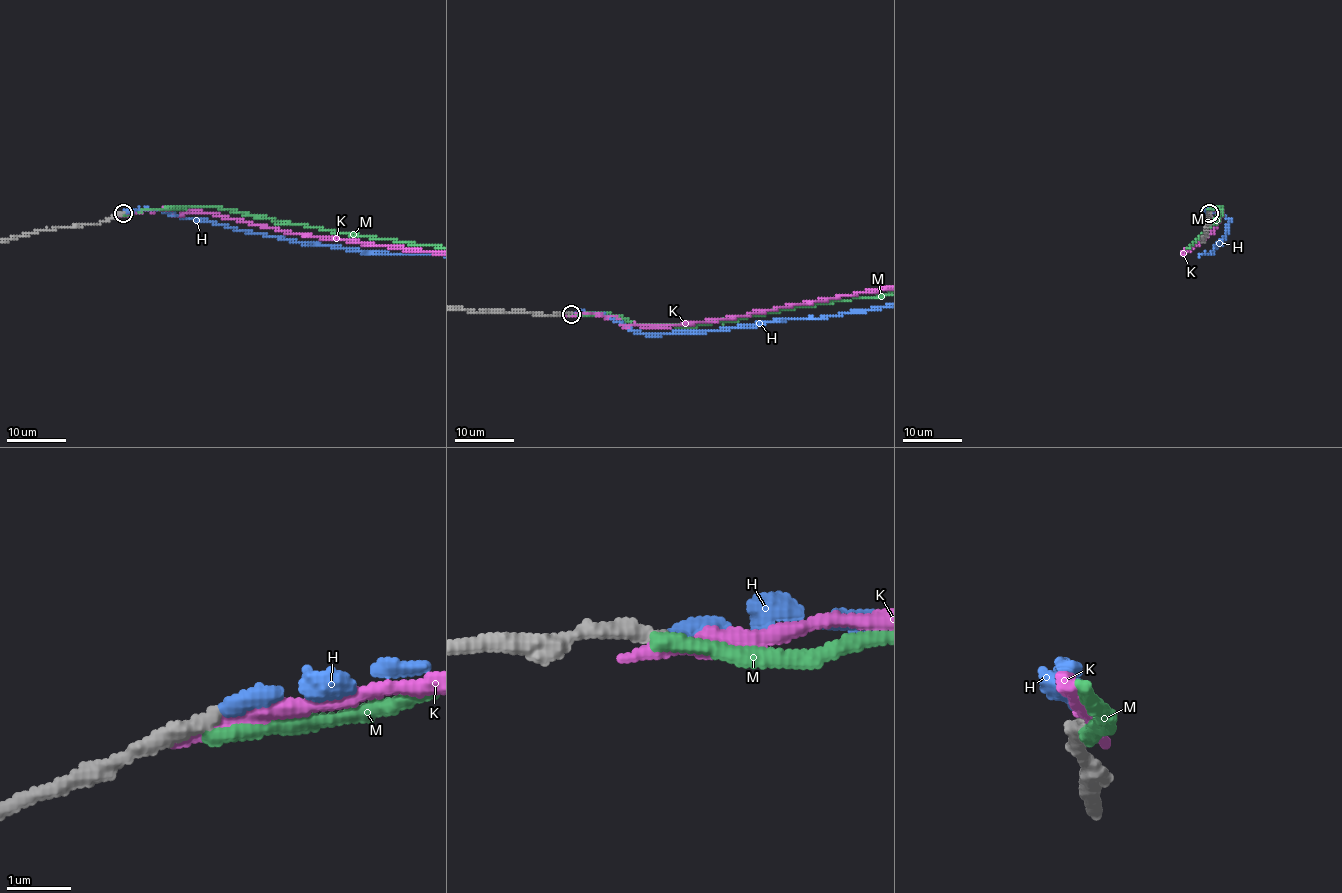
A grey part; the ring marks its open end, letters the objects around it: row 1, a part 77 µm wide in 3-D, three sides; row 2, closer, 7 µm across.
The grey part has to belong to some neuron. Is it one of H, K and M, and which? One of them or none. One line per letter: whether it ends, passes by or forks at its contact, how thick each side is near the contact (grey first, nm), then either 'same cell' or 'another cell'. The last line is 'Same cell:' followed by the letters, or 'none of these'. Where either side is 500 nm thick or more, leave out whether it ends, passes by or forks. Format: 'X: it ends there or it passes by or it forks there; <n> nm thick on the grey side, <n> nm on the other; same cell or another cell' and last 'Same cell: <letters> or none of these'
H: it ends there; 240 nm thick on the grey side, 240 nm on the other; same cell
K: it ends there; 280 nm thick on the grey side, 300 nm on the other; another cell
M: it ends there; 280 nm thick on the grey side, 200 nm on the other; another cell
Same cell: H

